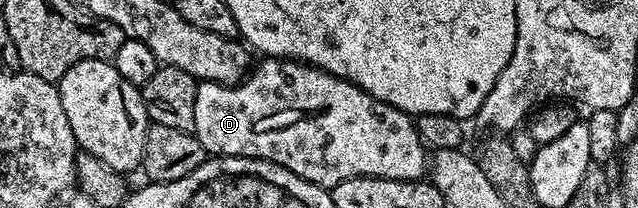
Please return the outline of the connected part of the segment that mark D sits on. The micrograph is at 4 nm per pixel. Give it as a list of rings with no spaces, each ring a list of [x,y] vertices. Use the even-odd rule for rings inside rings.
[[[262,59],[241,85],[201,82],[196,91],[196,123],[192,132],[207,154],[269,161],[271,166],[292,171],[303,182],[319,187],[333,187],[353,177],[416,181],[428,169],[427,146],[407,114],[378,101],[350,81],[289,59]]]

